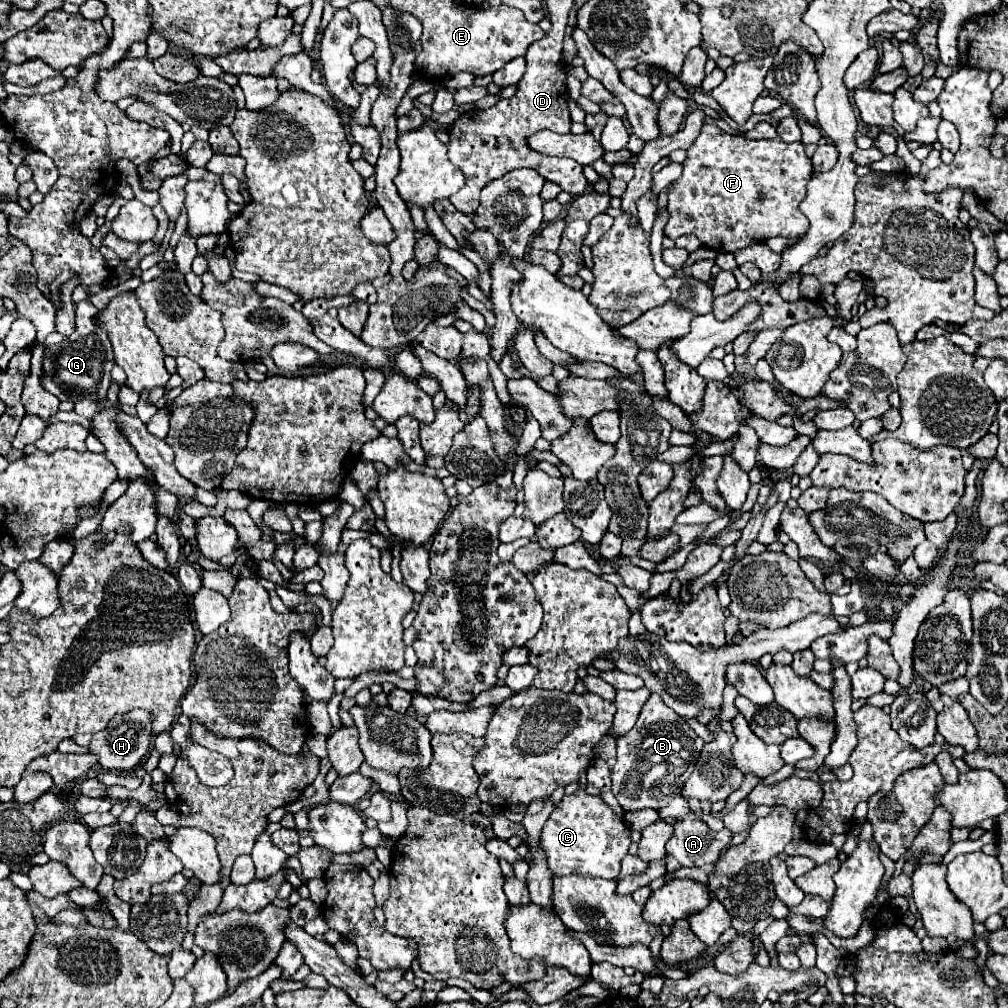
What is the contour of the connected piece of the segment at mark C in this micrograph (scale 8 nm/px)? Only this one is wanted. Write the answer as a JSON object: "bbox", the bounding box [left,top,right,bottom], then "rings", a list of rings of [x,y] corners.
{"bbox":[539,791,631,879],"rings":[[[577,791],[561,799],[549,815],[539,841],[539,847],[547,855],[549,869],[555,877],[587,875],[615,879],[621,871],[621,859],[627,855],[629,845],[631,839],[625,821],[617,817],[601,797],[587,795],[585,791]]]}

